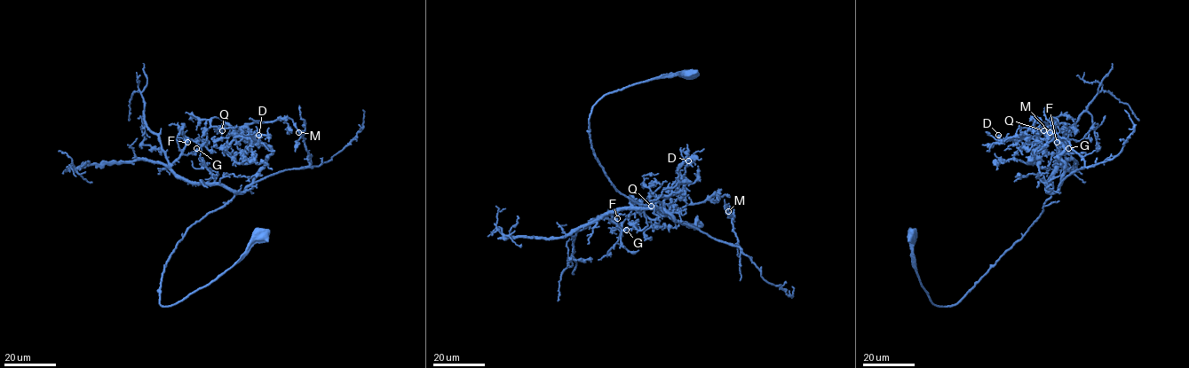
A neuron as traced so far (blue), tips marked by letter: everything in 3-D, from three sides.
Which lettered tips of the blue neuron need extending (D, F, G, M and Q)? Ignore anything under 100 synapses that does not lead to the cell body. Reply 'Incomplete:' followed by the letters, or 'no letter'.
Incomplete: no letter

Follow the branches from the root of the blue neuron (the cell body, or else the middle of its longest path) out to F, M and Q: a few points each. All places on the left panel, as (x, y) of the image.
F: (258, 236), (210, 283), (160, 304), (176, 246), (234, 194), (173, 170), (187, 142)
M: (258, 236), (210, 283), (173, 304), (160, 304), (166, 262), (190, 227), (256, 182), (309, 166), (298, 132)
Q: (258, 236), (210, 283), (160, 304), (176, 246), (241, 193), (272, 152), (213, 117), (210, 124), (222, 130)

